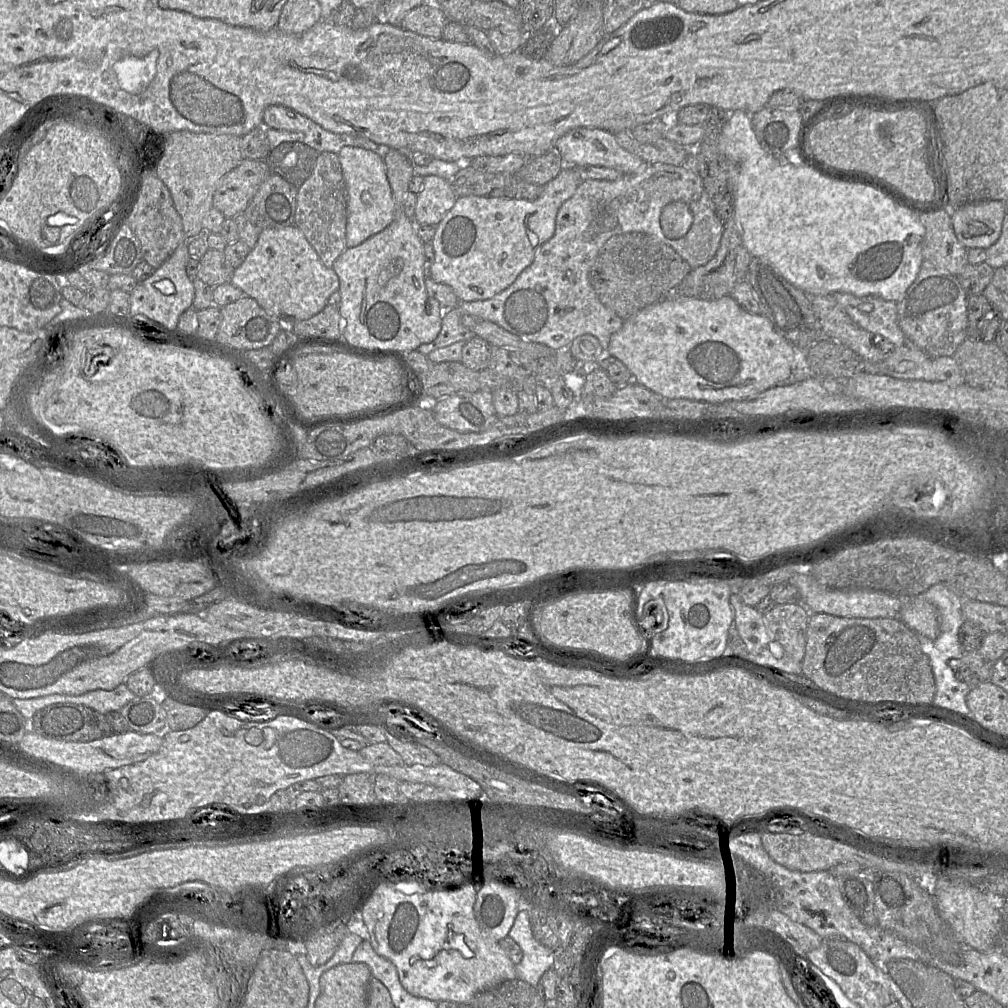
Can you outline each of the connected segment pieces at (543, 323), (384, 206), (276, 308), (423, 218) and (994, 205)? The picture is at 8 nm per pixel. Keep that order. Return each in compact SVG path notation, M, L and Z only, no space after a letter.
M652 164L640 172L624 174L614 181L584 180L559 208L553 236L542 244L533 262L508 288L492 298L459 302L456 307L445 309L446 316L453 316L453 321L459 325L458 329L463 331L463 340L436 349L427 357L434 364L461 362L462 348L467 341L475 337L474 333L461 323L462 316L466 314L491 321L523 341L539 343L552 349L567 348L576 337L590 334L596 337L602 346L603 357L610 357L610 337L622 327L624 320L600 302L589 281L589 270L606 241L612 236L628 232L644 233L672 247L691 269L695 269L705 265L715 256L723 230L724 225L716 215L715 206L704 188L702 179L694 170L684 165Z
M344 146L338 158L347 195L346 245L350 248L388 227L395 217L395 204L381 156L362 147Z
M296 226L266 228L259 234L254 248L234 271L230 283L255 299L269 314L275 315L285 325L307 320L328 305L328 298L339 291L339 278L333 268L326 267L303 232Z
M435 175L424 176L423 187L416 195L415 224L437 226L456 202L449 180Z
M1003 201L971 202L951 211L951 225L966 249L987 249L998 240L1006 212L1007 204Z

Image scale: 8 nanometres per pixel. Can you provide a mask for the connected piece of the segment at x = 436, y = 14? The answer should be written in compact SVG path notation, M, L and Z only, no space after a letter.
M428 2L409 11L400 26L431 39L442 39L442 31L448 21L448 17L435 3Z

